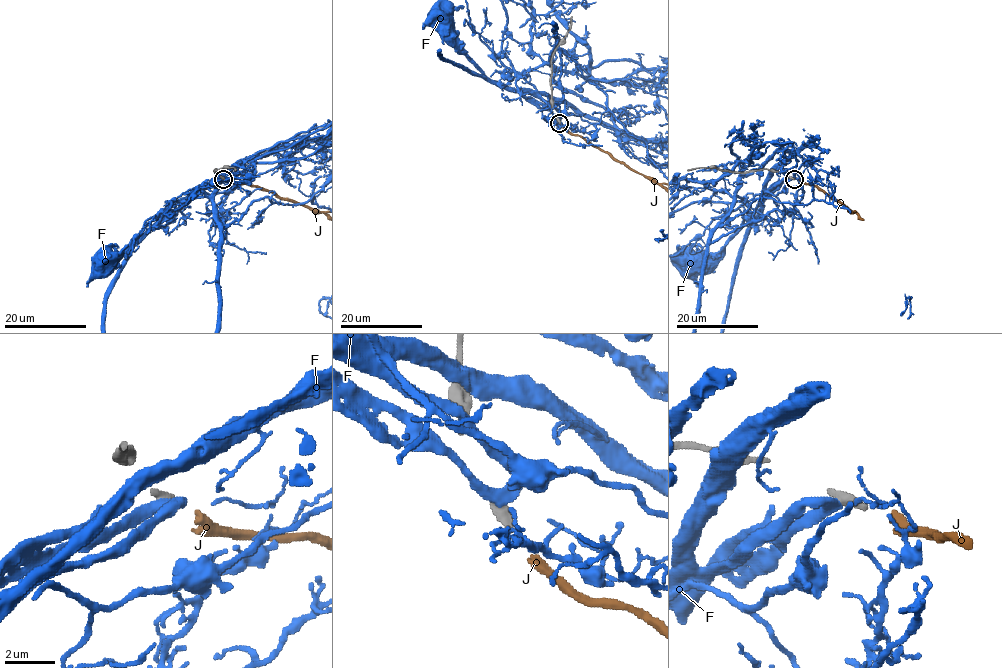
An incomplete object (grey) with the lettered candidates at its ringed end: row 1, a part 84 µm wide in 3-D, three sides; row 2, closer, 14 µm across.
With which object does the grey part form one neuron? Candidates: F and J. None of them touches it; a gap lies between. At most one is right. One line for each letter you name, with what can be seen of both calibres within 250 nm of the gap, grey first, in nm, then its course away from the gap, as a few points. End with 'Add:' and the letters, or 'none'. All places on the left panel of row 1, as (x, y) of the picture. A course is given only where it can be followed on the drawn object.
Add: none

